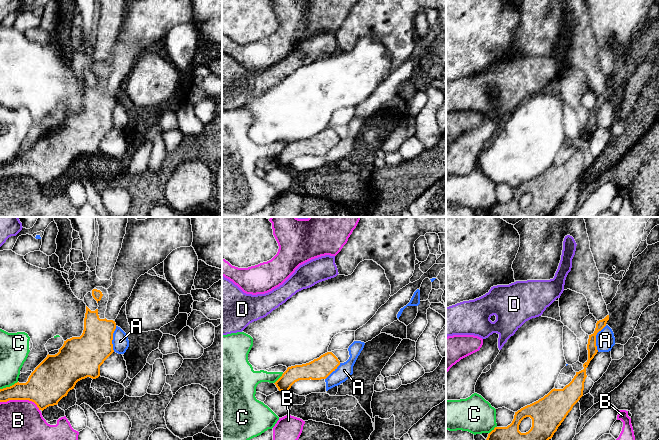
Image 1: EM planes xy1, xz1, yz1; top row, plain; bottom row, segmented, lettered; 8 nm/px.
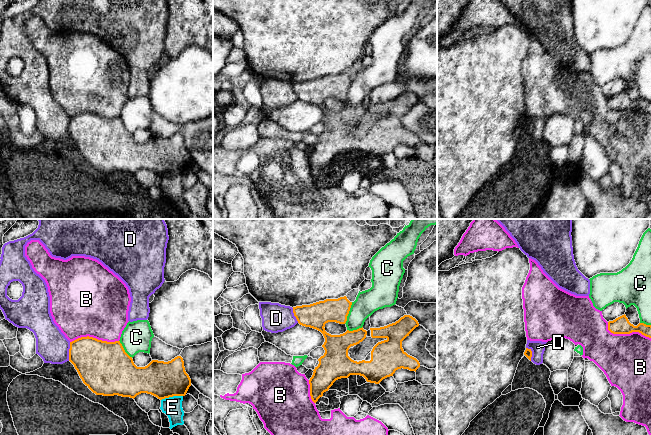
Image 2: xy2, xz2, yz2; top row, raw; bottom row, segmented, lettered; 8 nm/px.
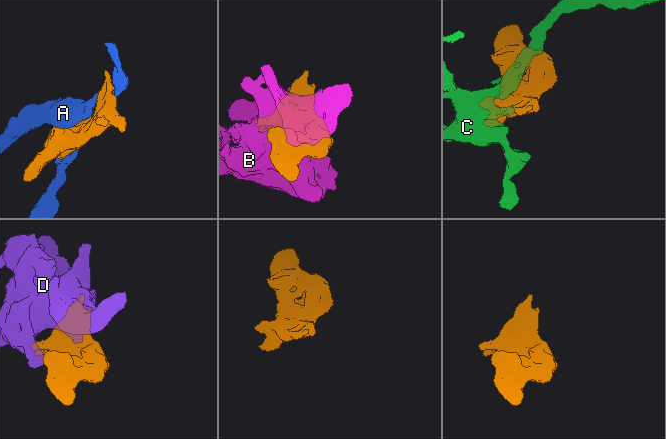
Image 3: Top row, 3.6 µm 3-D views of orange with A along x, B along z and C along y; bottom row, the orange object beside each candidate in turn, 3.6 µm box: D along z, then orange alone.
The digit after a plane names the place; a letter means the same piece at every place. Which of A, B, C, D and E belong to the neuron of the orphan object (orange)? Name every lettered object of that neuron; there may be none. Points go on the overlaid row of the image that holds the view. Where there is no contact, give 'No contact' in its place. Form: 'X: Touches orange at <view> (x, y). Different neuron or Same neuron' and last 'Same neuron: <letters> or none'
A: Touches orange at yz1 (595, 338). Different neuron
B: Touches orange at yz2 (626, 333). Different neuron
C: Touches orange at xz2 (348, 313). Different neuron
D: Touches orange at xy2 (69, 351). Different neuron
E: Touches orange at xy2 (171, 396). Different neuron
Same neuron: none

